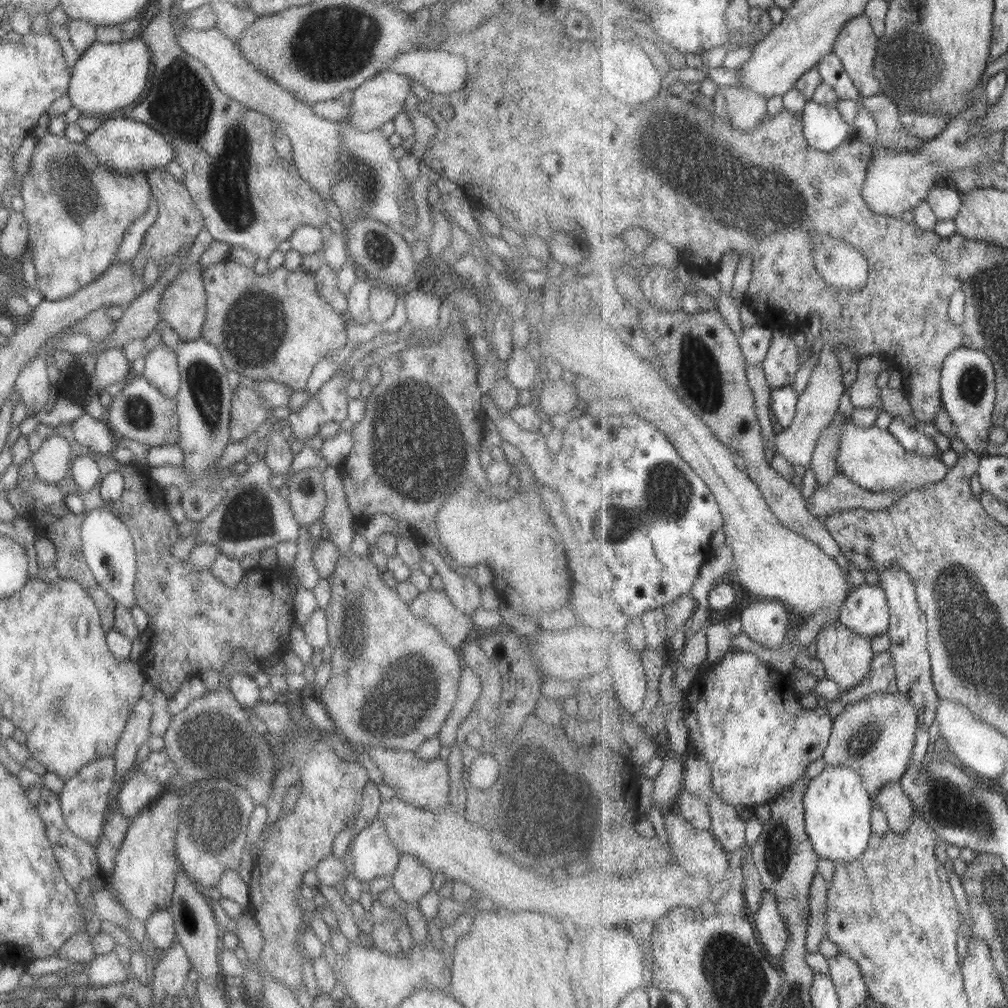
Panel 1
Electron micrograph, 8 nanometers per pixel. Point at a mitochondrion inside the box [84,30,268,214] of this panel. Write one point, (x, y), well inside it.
(183, 106)

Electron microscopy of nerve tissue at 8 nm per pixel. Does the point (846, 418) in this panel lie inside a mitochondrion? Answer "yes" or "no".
no

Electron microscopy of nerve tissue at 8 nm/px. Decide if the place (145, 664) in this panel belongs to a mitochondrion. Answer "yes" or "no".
no

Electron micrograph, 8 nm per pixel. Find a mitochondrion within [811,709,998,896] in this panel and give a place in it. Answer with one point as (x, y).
(949, 803)

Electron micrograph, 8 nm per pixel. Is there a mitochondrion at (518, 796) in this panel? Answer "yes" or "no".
yes

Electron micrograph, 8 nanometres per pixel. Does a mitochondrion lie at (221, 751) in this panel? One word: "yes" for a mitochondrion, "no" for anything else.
yes

